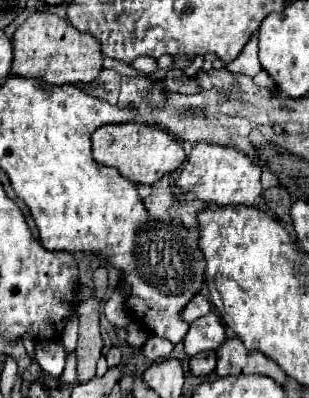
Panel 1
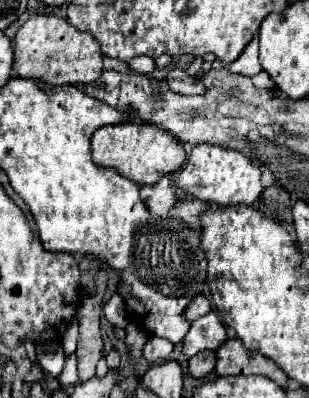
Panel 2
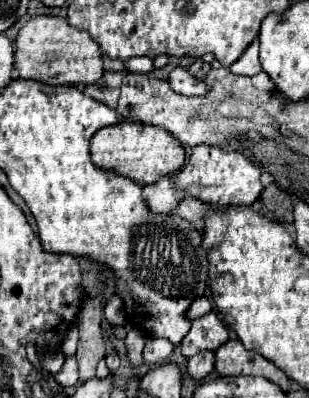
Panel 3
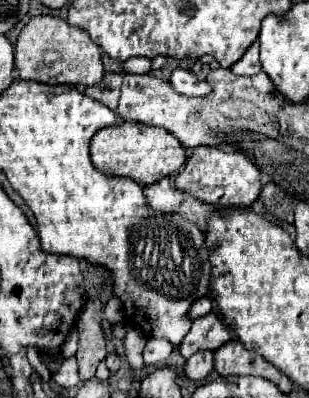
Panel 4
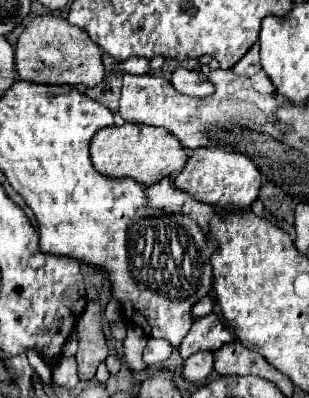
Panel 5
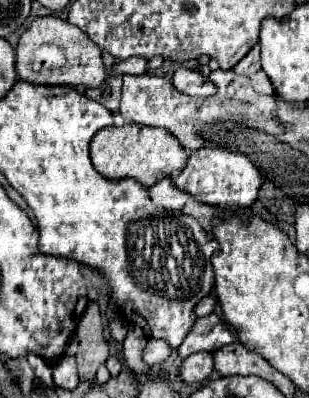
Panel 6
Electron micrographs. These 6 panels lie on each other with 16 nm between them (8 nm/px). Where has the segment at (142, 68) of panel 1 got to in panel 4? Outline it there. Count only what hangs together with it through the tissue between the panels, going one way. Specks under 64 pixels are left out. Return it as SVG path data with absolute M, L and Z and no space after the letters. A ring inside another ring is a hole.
M148 58L126 60L122 64L122 72L126 72L126 74L144 74L144 72L150 72L150 60Z

